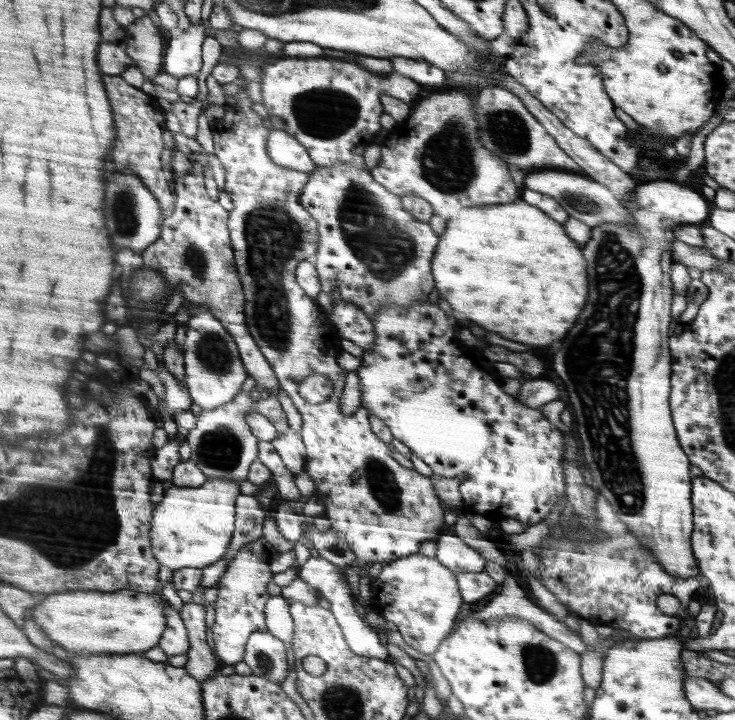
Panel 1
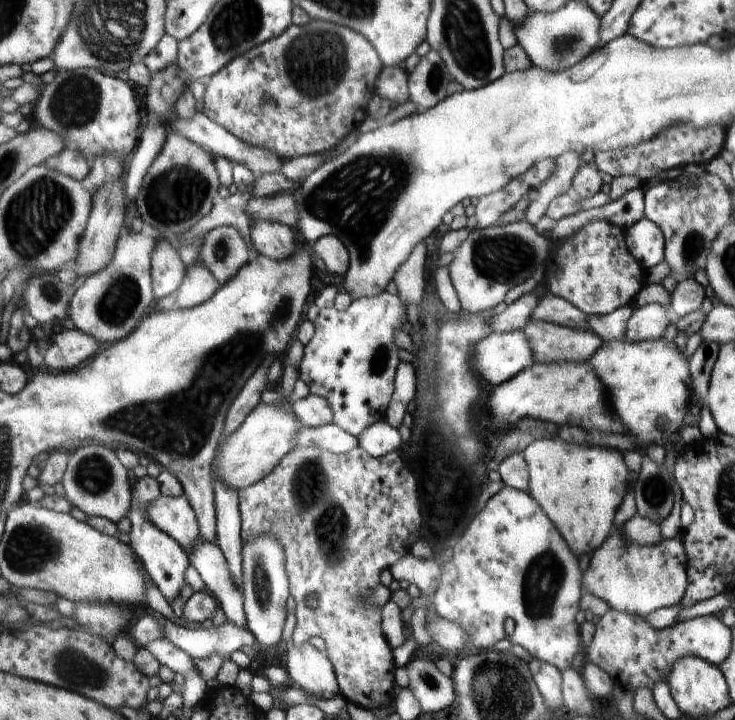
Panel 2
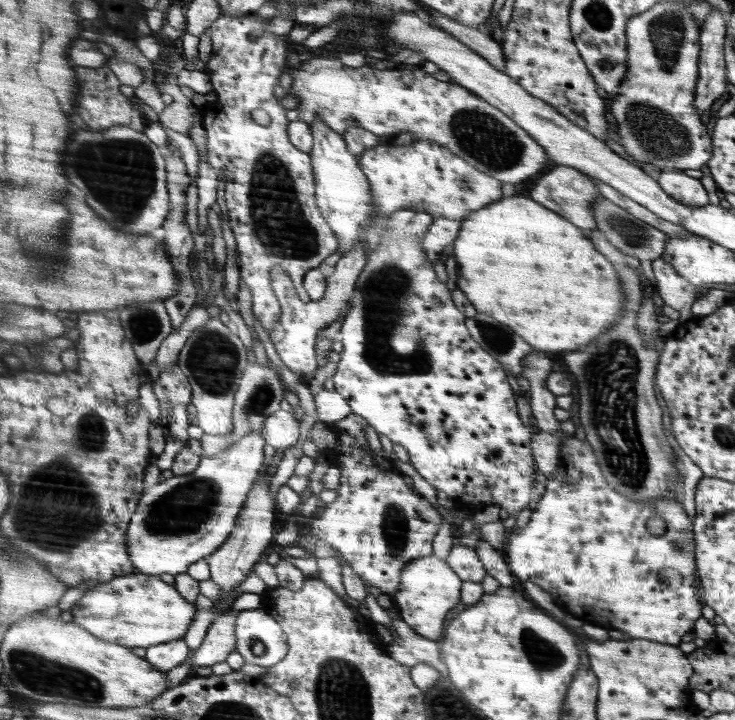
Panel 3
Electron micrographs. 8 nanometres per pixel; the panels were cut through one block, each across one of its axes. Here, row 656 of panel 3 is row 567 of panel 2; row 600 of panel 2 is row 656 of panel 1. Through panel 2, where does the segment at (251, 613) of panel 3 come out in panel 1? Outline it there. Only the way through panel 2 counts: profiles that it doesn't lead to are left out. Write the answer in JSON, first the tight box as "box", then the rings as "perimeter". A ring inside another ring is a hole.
{"box":[243,632,289,684],"perimeter":[[[255,632],[249,640],[247,654],[243,662],[247,662],[255,676],[267,678],[273,684],[283,684],[289,670],[289,660],[287,660],[287,644],[277,638],[271,632]]]}

